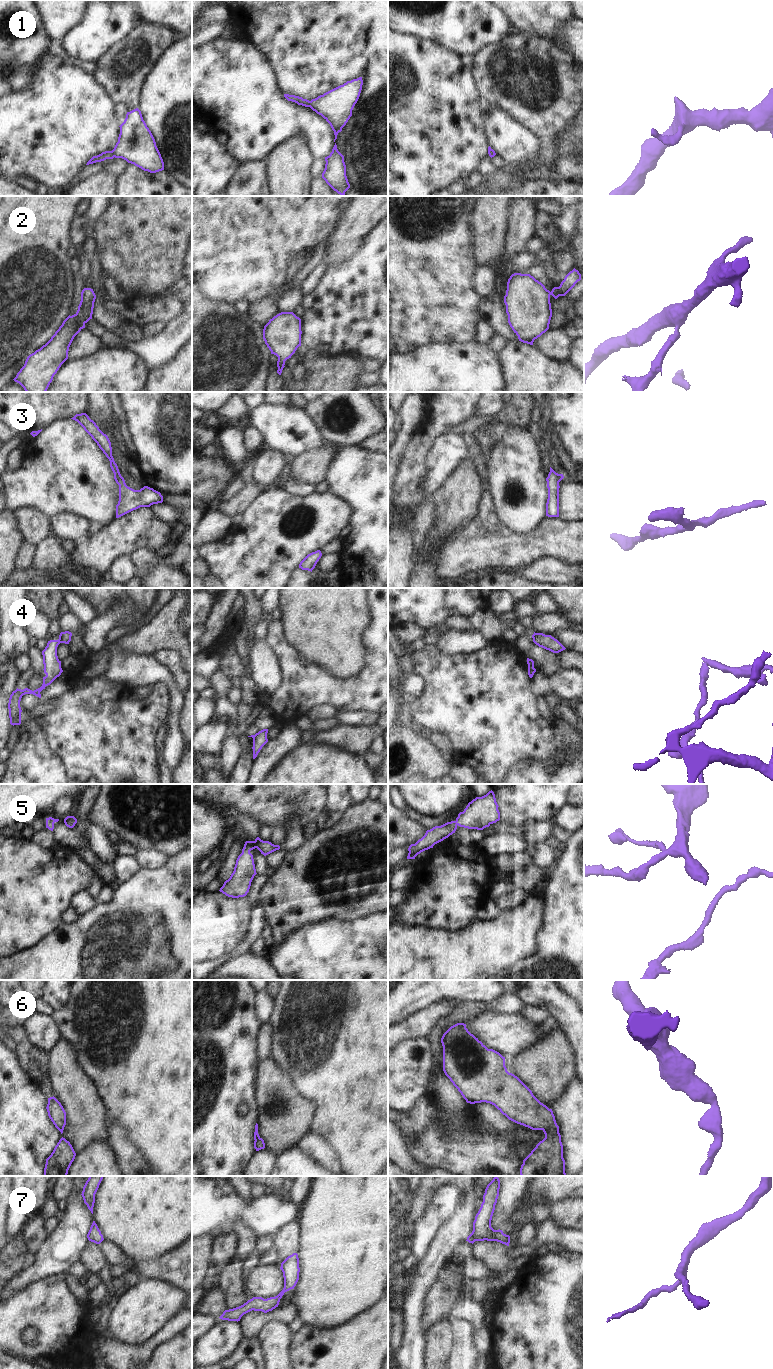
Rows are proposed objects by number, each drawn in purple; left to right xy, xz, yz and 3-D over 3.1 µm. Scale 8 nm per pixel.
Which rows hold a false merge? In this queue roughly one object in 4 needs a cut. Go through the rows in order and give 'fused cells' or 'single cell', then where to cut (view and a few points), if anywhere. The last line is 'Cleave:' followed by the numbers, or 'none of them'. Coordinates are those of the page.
1: single cell; no cut
2: single cell; no cut
3: single cell; no cut
4: fused cells; cut in xy along (62, 632), (59, 642)
5: single cell; no cut
6: single cell; no cut
7: single cell; no cut
Cleave: 4

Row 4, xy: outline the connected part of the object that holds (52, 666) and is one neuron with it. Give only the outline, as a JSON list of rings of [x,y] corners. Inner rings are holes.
[[[60,633],[60,635],[61,635],[61,633]],[[59,635],[59,639],[58,640],[50,640],[50,641],[48,641],[47,646],[42,651],[43,664],[44,664],[44,669],[43,670],[44,670],[44,673],[46,674],[46,676],[43,677],[43,684],[42,684],[42,686],[40,688],[34,690],[34,691],[32,691],[32,690],[30,690],[28,688],[25,688],[23,690],[17,688],[10,695],[9,703],[8,703],[8,709],[9,709],[9,718],[10,718],[10,724],[11,725],[14,726],[14,725],[20,725],[21,724],[21,712],[22,712],[22,710],[21,710],[21,707],[20,707],[20,701],[21,701],[22,696],[25,695],[25,694],[33,694],[33,695],[41,698],[40,692],[43,689],[45,689],[46,686],[50,685],[63,672],[63,670],[61,668],[61,661],[58,659],[58,656],[57,656],[57,647],[60,644],[60,635]]]

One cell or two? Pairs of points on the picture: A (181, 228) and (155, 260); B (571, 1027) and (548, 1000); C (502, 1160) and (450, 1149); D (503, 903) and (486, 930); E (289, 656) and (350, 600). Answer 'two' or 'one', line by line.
A: one
B: one
C: one
D: two
E: two

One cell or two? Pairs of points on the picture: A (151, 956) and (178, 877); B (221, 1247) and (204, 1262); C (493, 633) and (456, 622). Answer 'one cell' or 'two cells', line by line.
A: one cell
B: two cells
C: one cell

